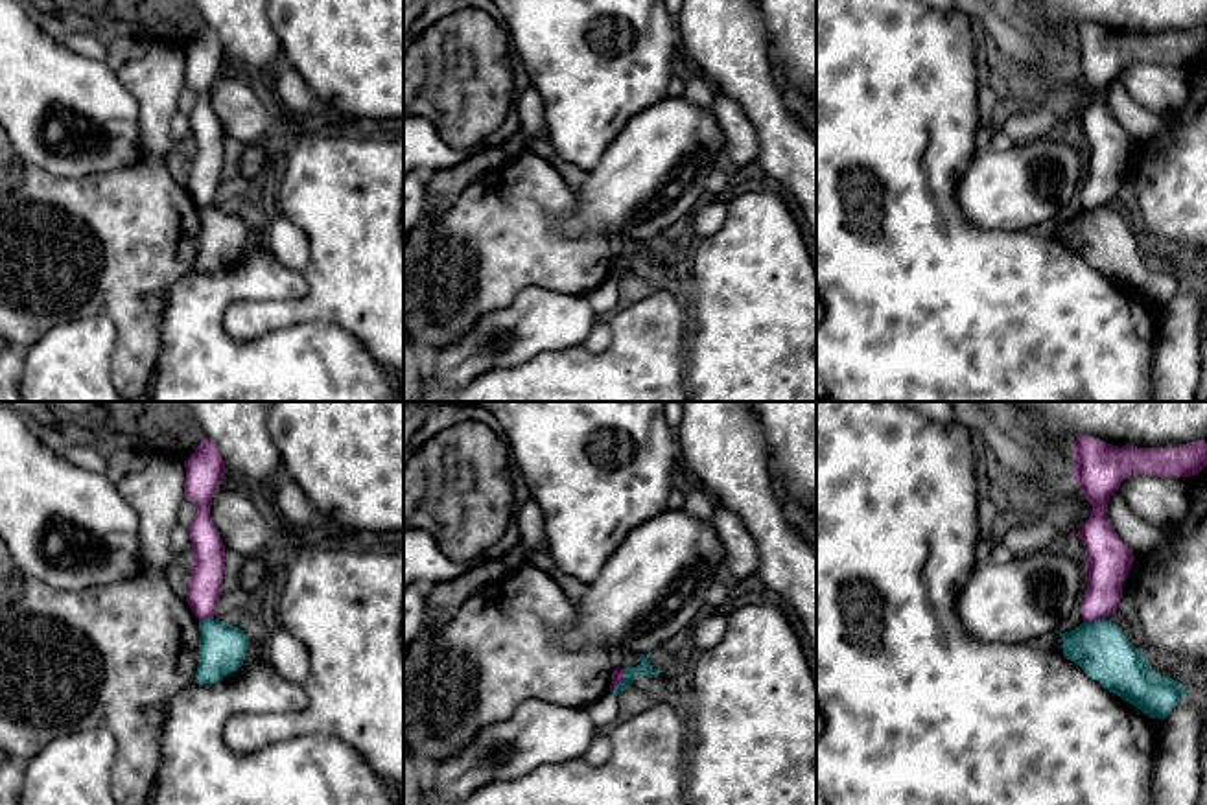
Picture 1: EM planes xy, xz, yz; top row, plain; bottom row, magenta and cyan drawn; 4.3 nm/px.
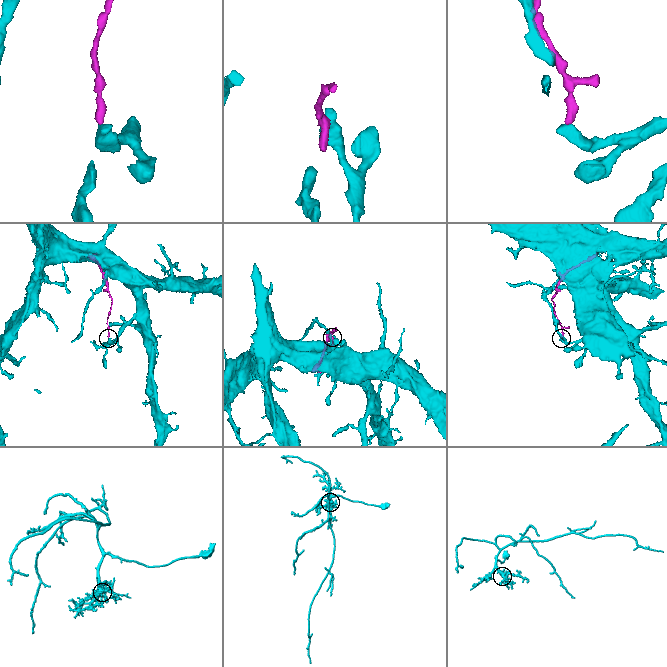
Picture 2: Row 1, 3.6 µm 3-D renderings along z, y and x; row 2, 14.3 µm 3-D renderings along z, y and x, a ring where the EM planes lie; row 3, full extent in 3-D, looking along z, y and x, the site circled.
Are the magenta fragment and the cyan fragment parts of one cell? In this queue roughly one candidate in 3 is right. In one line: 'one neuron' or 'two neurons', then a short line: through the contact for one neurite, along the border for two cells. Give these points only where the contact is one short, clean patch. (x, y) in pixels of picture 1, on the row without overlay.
two neurons; line xz (625, 256), (625, 264), (610, 279)

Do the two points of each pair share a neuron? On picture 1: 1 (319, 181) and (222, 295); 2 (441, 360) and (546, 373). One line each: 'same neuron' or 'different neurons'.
1: different neurons
2: different neurons

